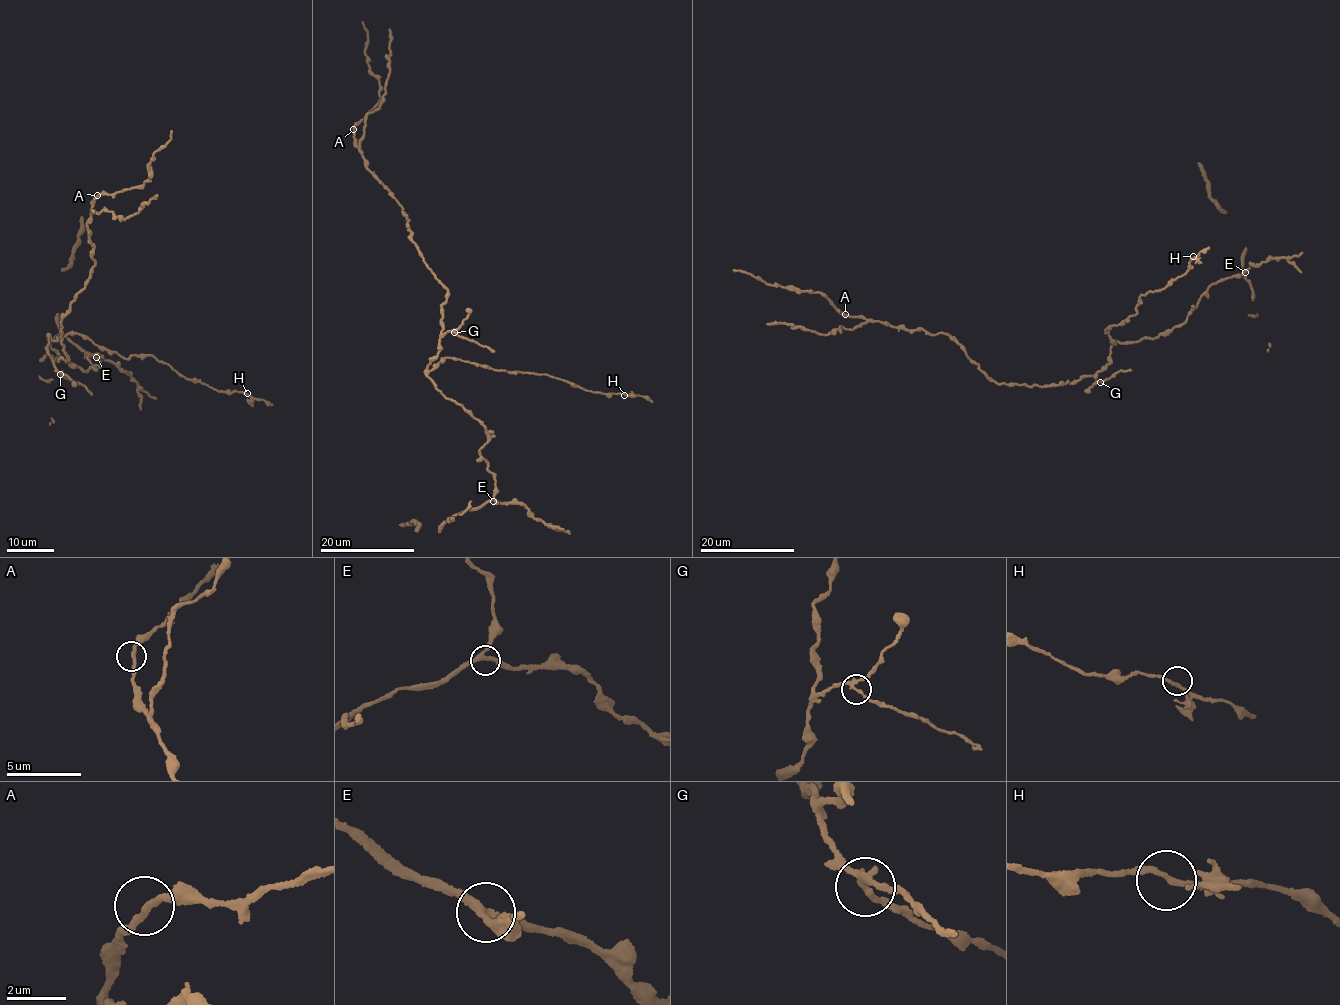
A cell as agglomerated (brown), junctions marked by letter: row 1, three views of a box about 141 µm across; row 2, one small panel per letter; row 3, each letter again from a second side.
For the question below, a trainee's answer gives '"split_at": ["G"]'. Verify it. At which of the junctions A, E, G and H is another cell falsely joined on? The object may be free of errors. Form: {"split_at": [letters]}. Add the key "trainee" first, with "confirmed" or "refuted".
{"trainee": "confirmed", "split_at": ["G"]}

